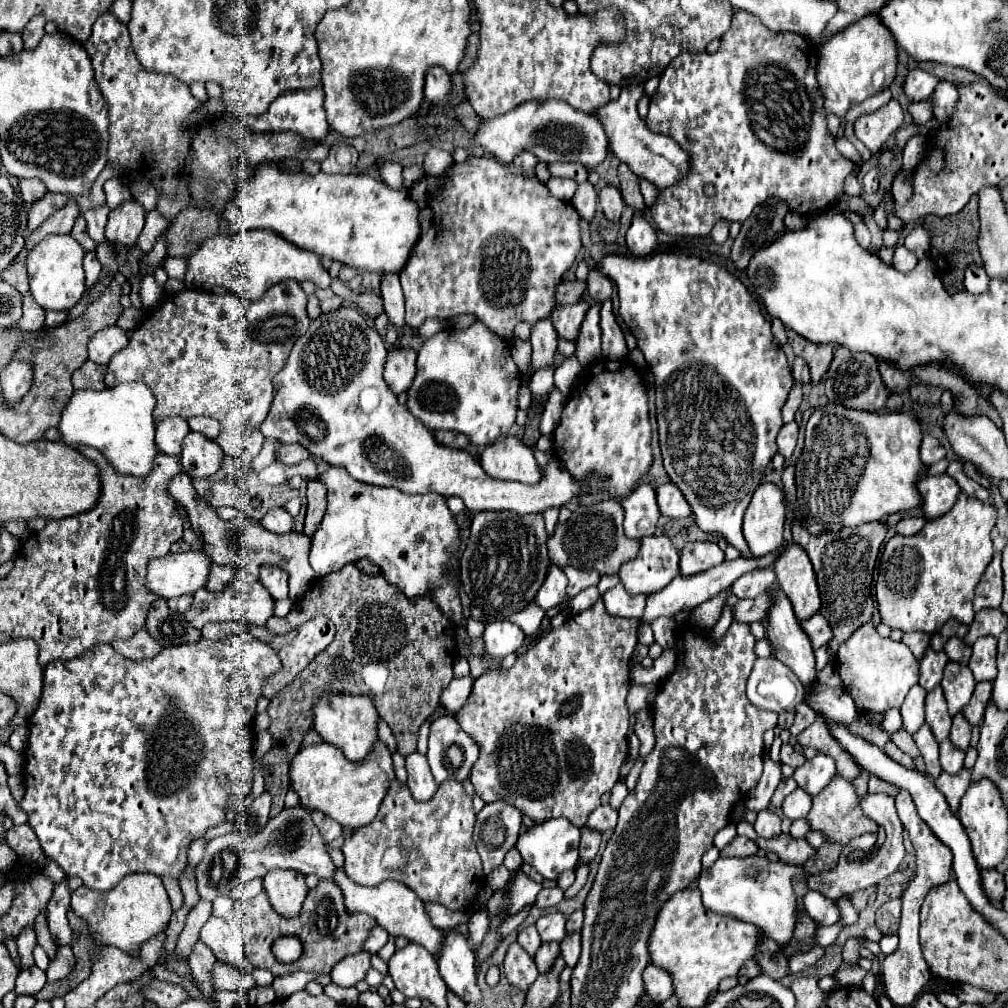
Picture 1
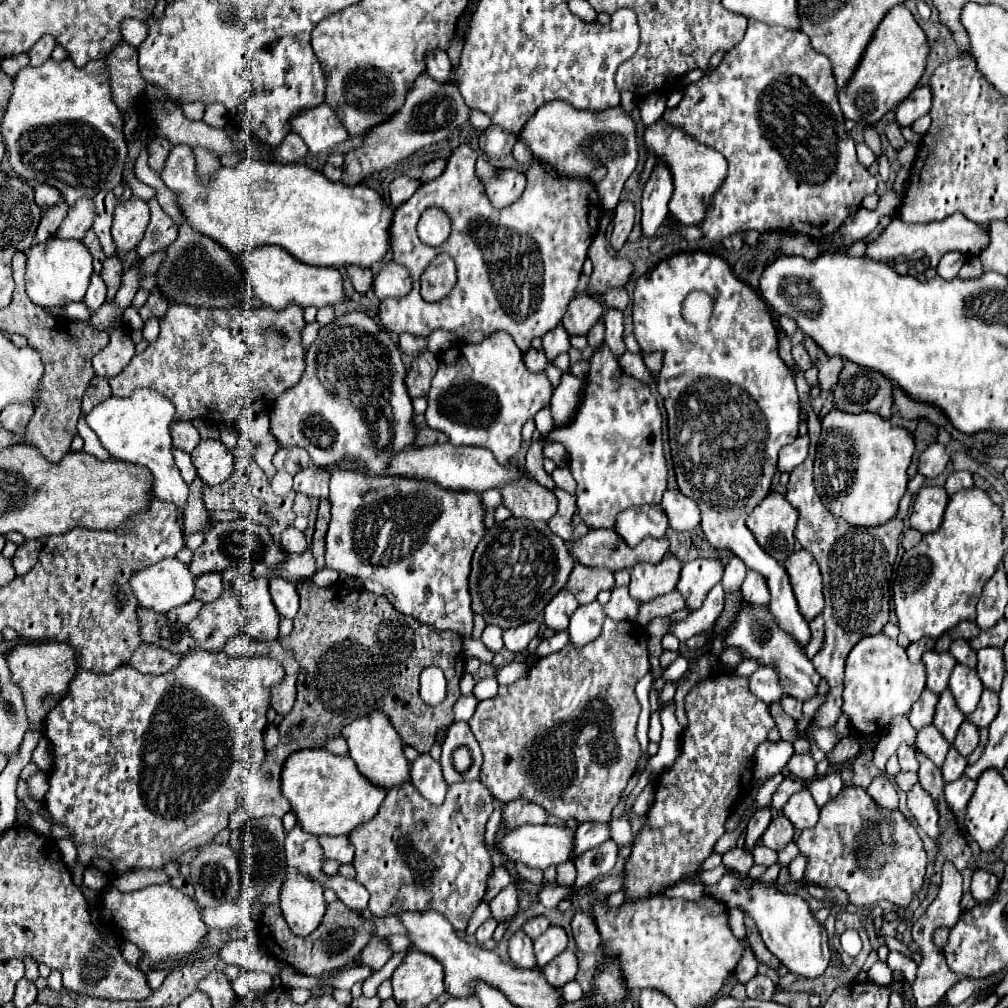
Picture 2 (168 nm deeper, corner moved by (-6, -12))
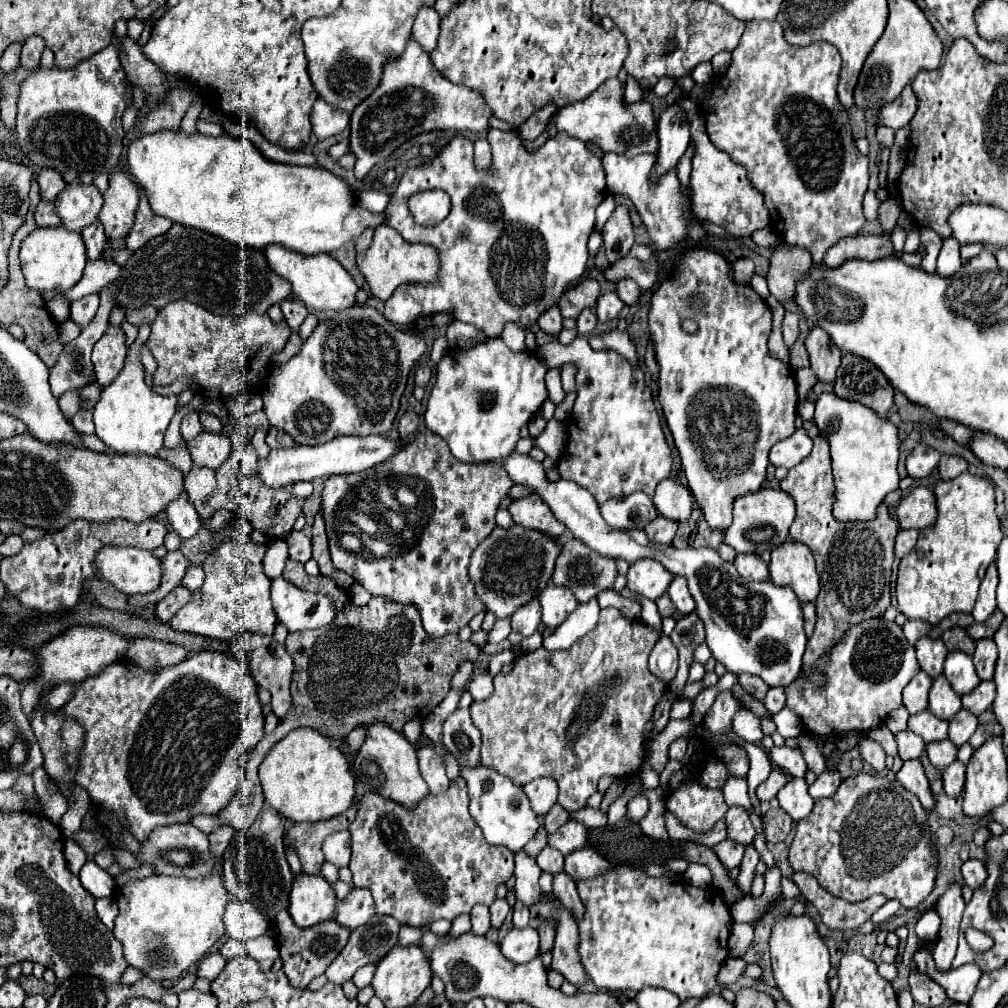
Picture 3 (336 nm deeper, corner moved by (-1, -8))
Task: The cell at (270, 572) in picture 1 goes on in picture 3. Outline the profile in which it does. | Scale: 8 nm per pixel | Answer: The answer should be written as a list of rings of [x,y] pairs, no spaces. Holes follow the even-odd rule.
[[[286,579],[272,581],[272,603],[278,621],[292,631],[320,629],[336,619],[336,605],[330,595],[304,591]]]

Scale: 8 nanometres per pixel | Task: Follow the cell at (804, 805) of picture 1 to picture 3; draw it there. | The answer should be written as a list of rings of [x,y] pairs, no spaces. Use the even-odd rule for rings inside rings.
[[[790,779],[790,783],[778,791],[778,801],[794,821],[808,817],[814,807],[814,799],[808,795],[808,783],[804,779]]]

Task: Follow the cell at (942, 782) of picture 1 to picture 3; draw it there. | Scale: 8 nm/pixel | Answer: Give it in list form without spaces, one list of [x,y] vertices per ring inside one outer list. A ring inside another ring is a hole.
[[[956,759],[956,763],[952,763],[950,767],[946,767],[946,769],[942,771],[942,779],[944,779],[944,791],[946,791],[948,795],[960,795],[960,793],[964,791],[966,765]]]

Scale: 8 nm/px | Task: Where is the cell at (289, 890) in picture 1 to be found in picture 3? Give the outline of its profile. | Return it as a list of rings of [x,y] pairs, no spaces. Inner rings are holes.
[[[302,873],[290,893],[290,915],[298,927],[312,927],[328,921],[336,913],[334,887],[322,875]]]

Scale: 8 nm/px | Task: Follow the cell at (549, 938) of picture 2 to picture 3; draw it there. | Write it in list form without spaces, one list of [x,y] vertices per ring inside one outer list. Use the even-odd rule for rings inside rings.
[[[532,927],[526,929],[512,929],[502,941],[500,951],[514,963],[528,963],[530,959],[538,957],[538,931]]]

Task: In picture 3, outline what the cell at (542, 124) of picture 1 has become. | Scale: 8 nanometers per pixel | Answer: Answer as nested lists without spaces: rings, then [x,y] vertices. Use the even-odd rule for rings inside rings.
[[[618,77],[606,79],[588,99],[580,103],[572,103],[562,107],[554,117],[552,123],[558,131],[566,131],[568,135],[594,141],[604,153],[620,153],[626,157],[634,157],[640,153],[656,153],[658,139],[656,139],[656,117],[654,107],[648,101],[628,103],[624,99],[624,83]]]

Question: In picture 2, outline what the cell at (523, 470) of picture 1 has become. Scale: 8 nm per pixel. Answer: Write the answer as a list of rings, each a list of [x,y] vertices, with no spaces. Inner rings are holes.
[[[521,477],[499,489],[503,505],[515,515],[531,521],[549,521],[557,511],[557,497],[535,479]]]

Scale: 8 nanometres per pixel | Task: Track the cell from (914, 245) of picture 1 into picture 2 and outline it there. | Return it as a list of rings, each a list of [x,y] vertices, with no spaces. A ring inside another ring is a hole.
[[[961,213],[951,215],[951,217],[937,221],[937,223],[925,223],[925,225],[909,225],[909,223],[893,219],[887,225],[887,229],[881,233],[879,239],[875,243],[867,245],[867,257],[887,263],[887,261],[893,261],[899,255],[911,257],[913,253],[923,251],[923,255],[927,255],[931,267],[937,267],[939,259],[949,251],[957,251],[957,253],[963,253],[963,255],[969,257],[969,255],[975,255],[981,249],[985,249],[987,243],[989,243],[987,229],[983,229],[983,225],[979,225],[979,223],[965,219]]]

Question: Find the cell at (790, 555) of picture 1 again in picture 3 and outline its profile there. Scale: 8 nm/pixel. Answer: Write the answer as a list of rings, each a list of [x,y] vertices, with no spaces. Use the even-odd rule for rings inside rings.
[[[786,541],[772,551],[770,581],[776,585],[790,585],[802,603],[816,599],[820,579],[814,567],[810,547],[796,541]]]

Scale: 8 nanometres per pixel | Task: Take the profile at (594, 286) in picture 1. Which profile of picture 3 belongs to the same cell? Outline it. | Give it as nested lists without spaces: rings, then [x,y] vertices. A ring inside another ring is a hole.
[[[620,279],[618,283],[616,283],[616,293],[618,293],[618,297],[626,303],[626,305],[636,305],[638,301],[640,301],[640,297],[642,297],[642,291],[640,291],[640,287],[632,281],[632,279]]]

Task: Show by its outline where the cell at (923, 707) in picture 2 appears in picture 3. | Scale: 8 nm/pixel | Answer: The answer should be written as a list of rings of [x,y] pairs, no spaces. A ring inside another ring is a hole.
[[[920,671],[904,689],[904,707],[908,709],[908,713],[920,713],[924,709],[928,709],[928,691],[930,691],[932,679],[930,675],[924,675],[924,671]]]

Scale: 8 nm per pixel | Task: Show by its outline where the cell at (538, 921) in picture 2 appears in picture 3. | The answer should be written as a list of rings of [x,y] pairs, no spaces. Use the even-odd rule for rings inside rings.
[[[518,851],[514,855],[516,855],[516,869],[514,869],[516,899],[520,899],[526,907],[530,907],[532,903],[538,901],[538,895],[540,895],[538,877],[542,871],[536,865],[536,859],[532,855],[524,851]]]

